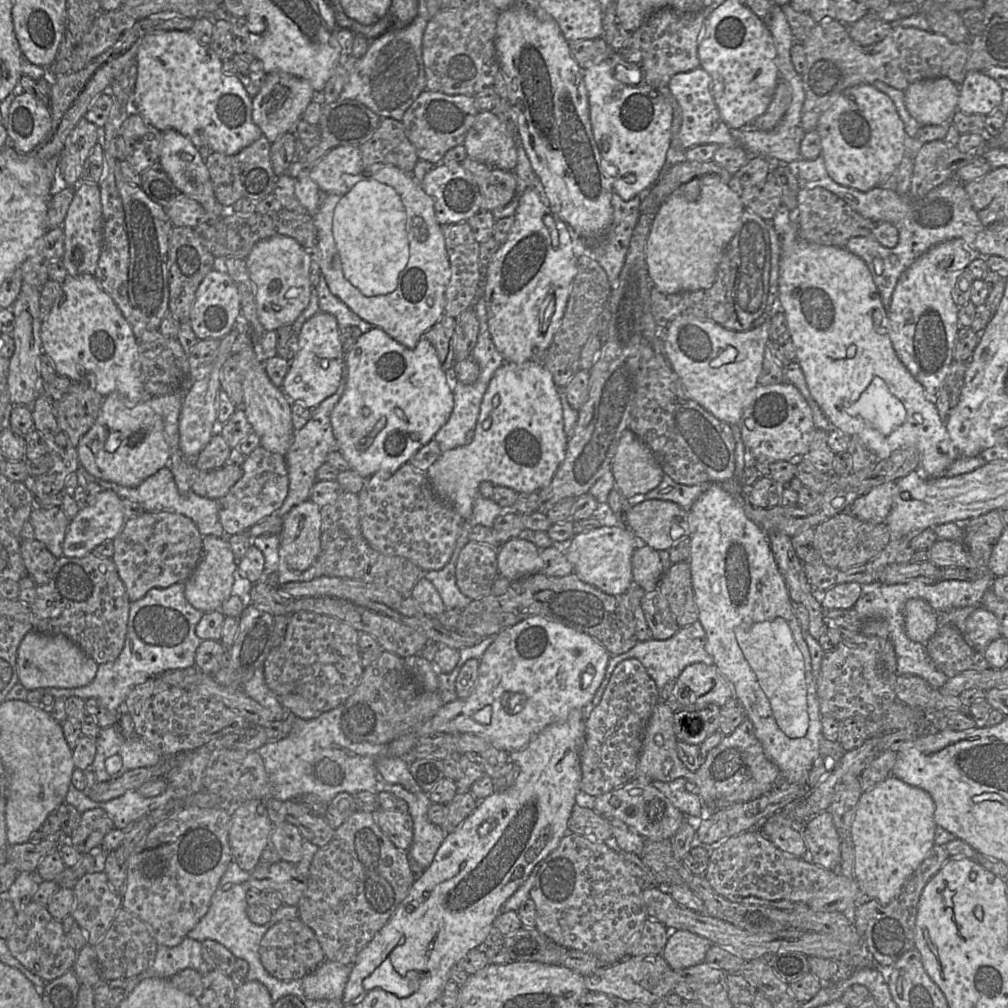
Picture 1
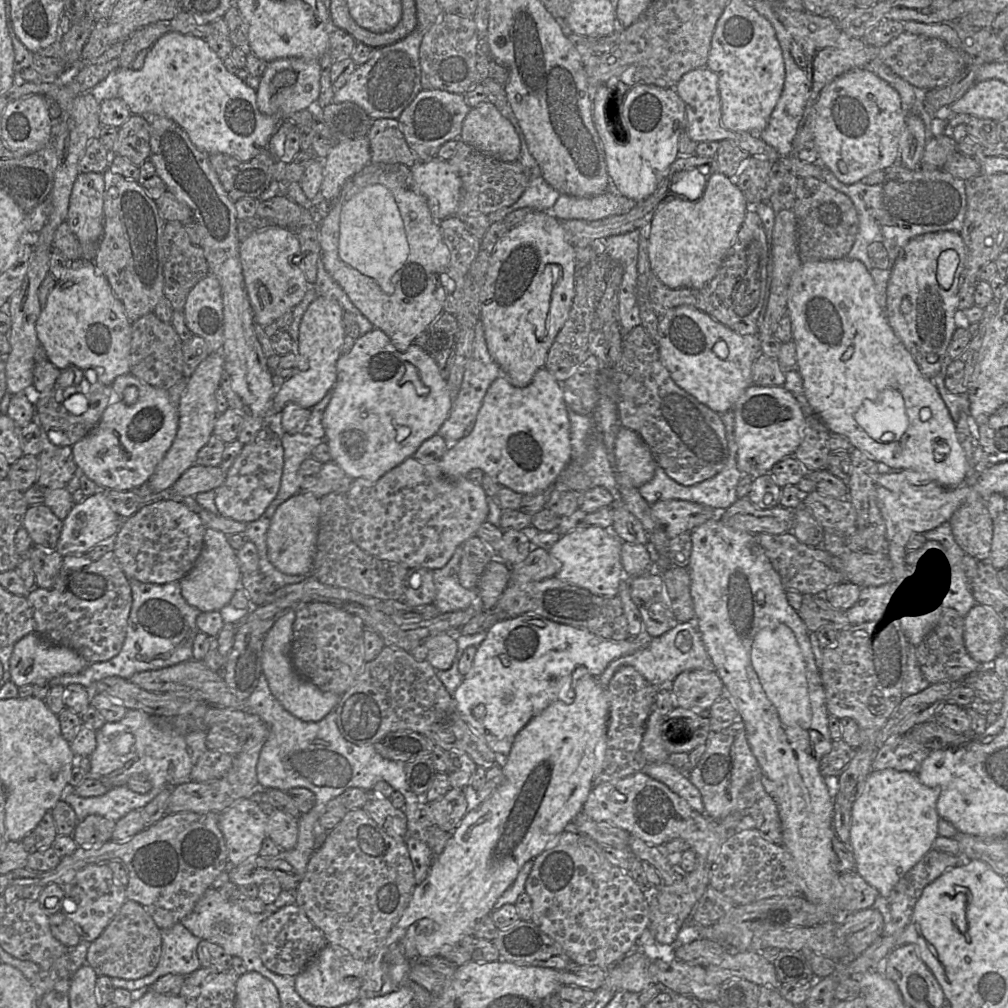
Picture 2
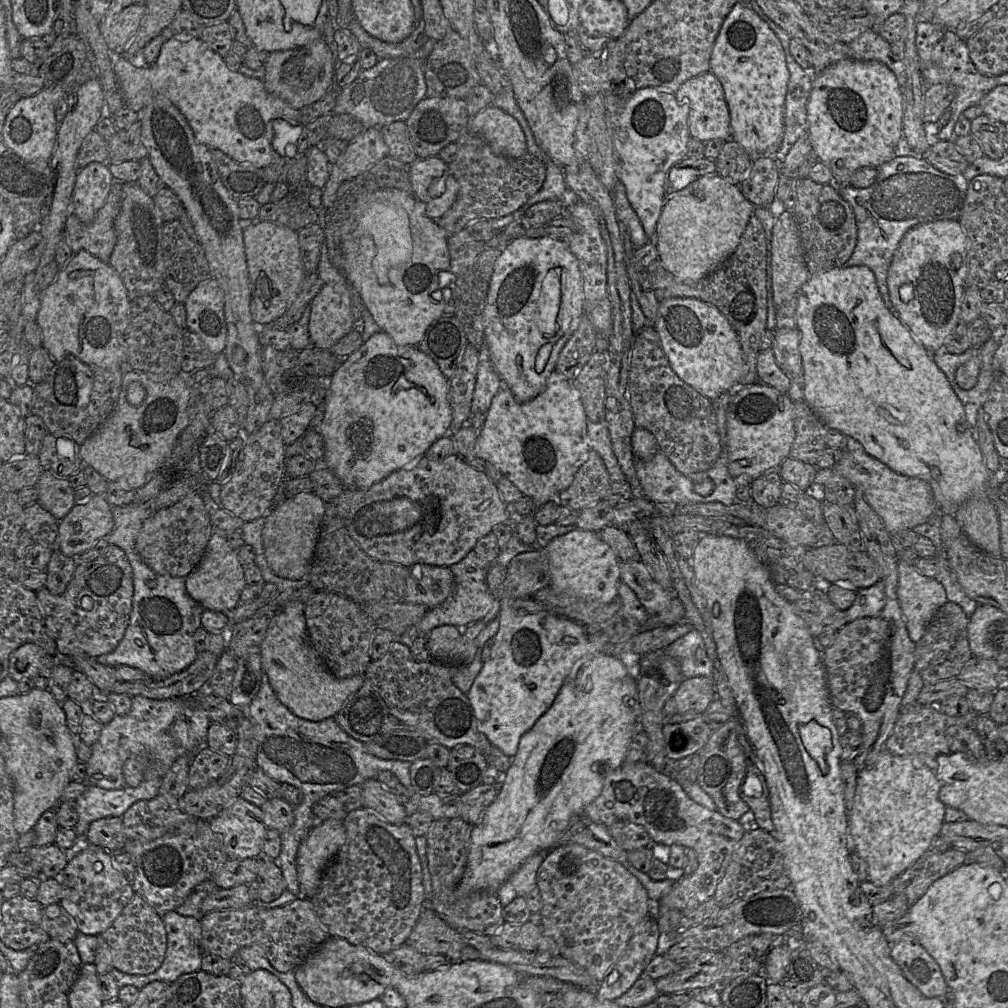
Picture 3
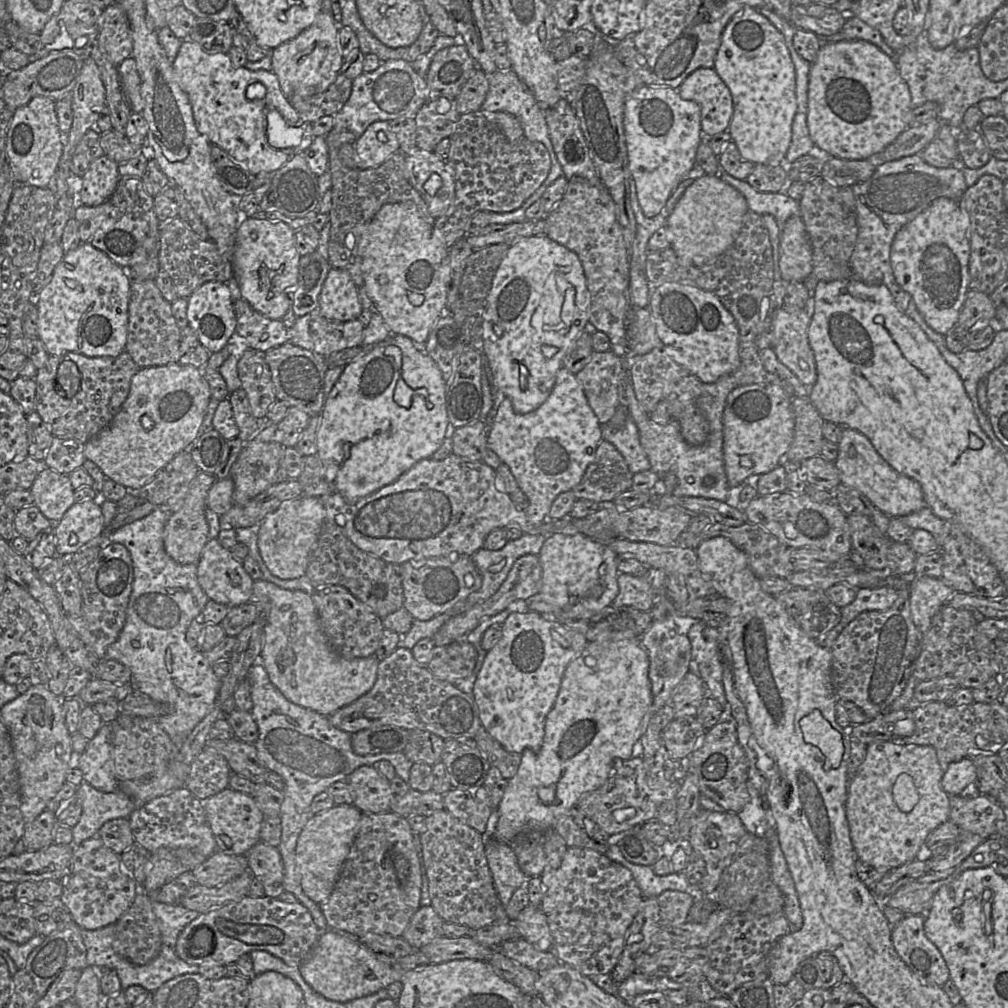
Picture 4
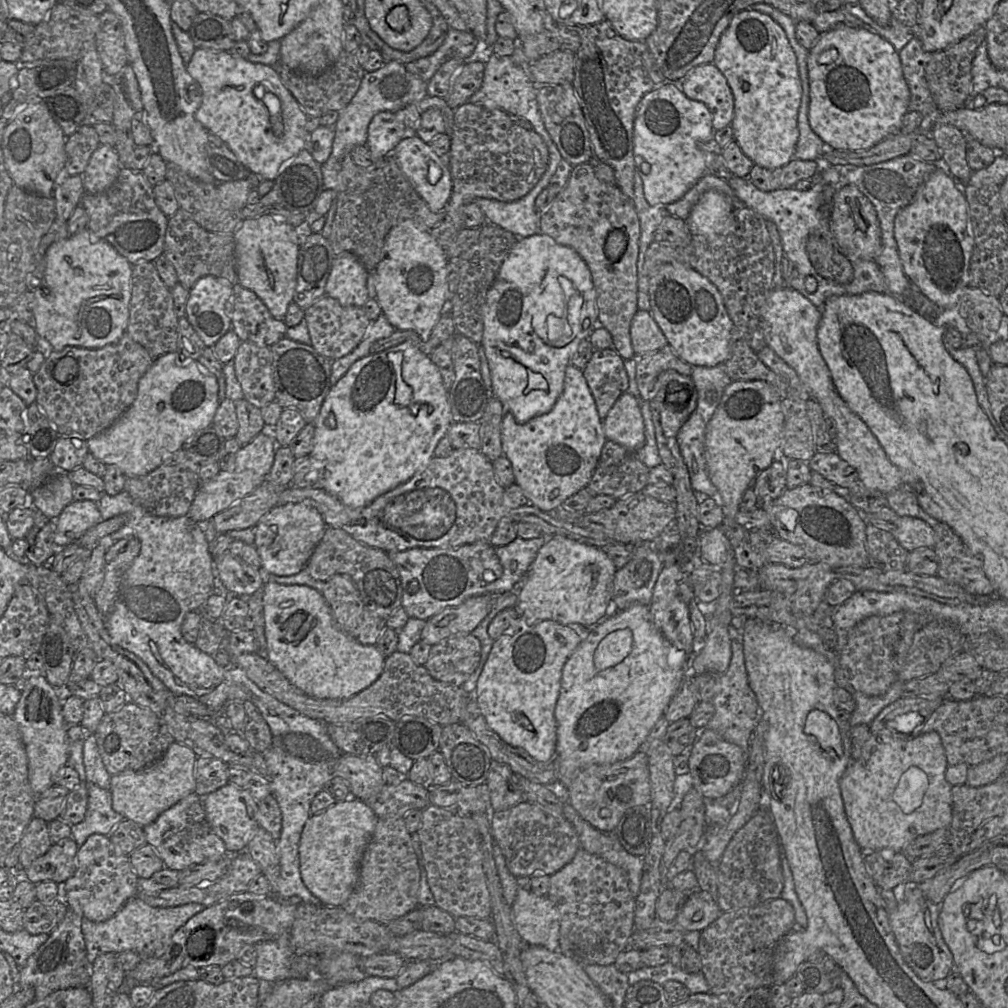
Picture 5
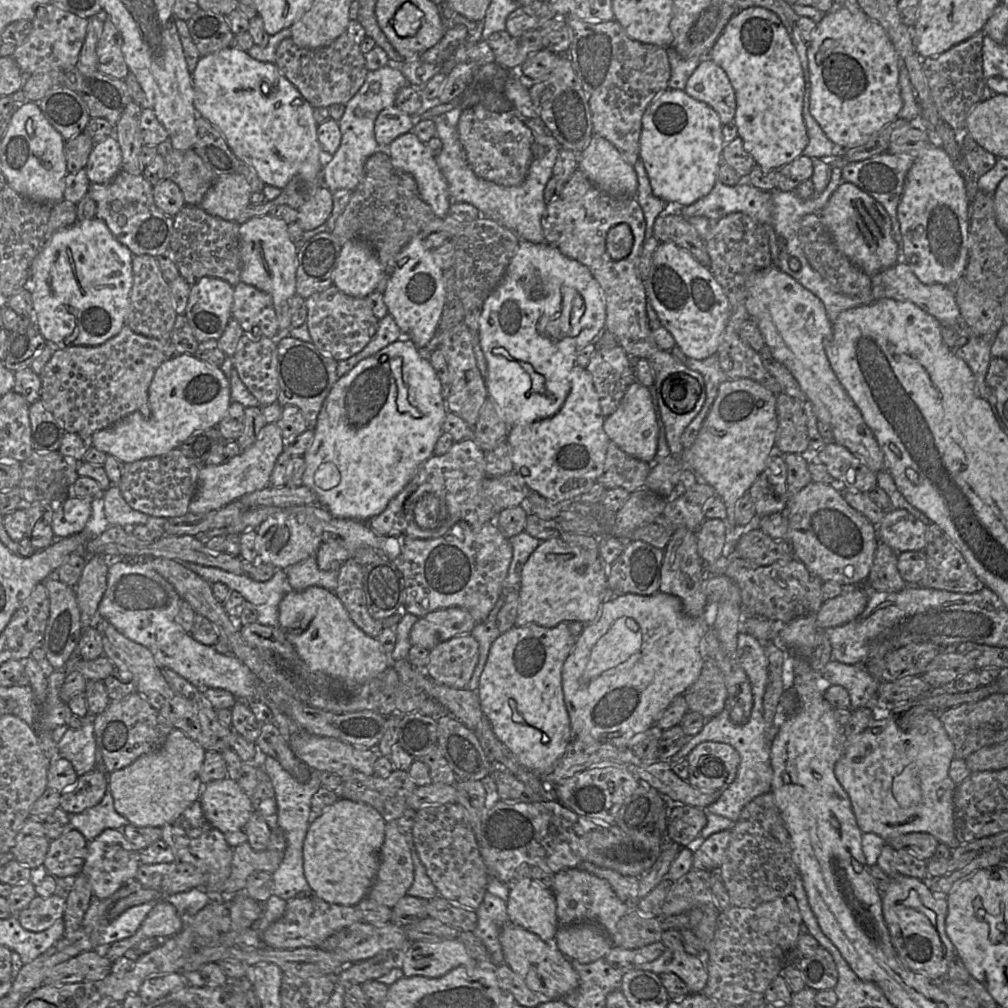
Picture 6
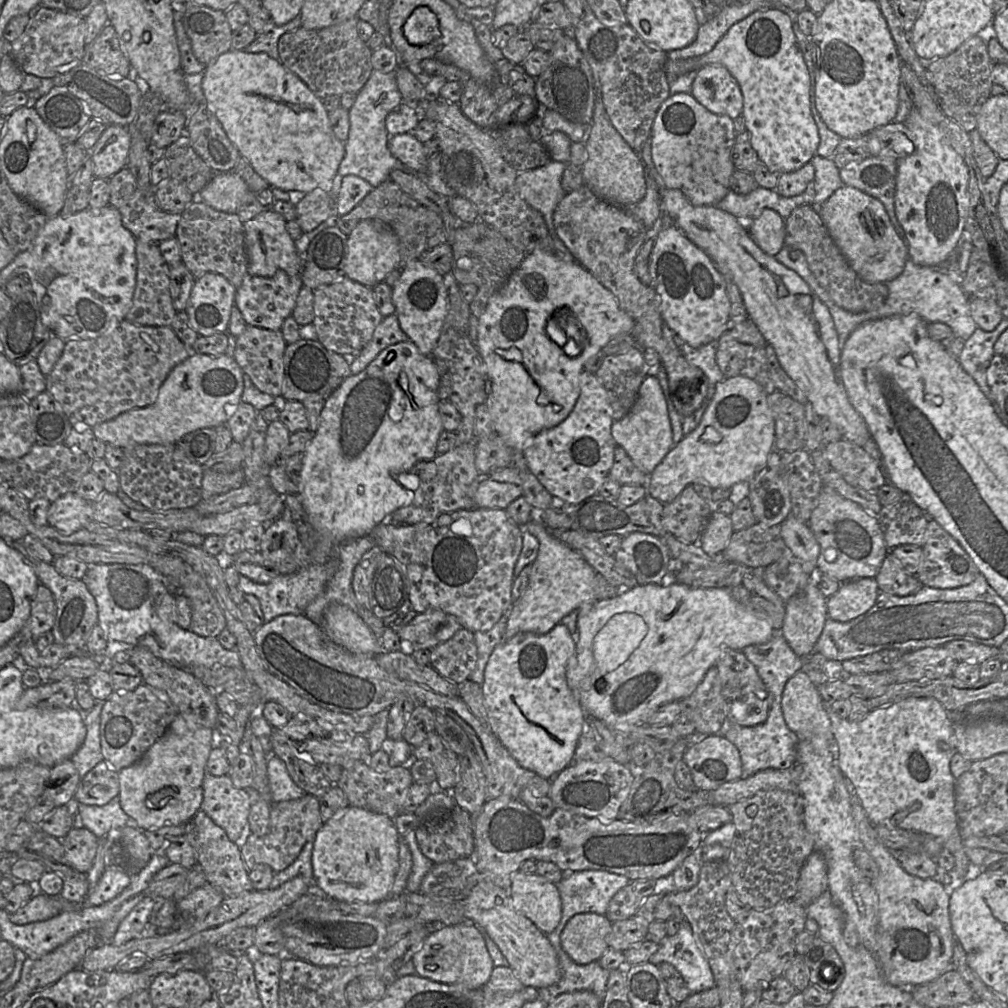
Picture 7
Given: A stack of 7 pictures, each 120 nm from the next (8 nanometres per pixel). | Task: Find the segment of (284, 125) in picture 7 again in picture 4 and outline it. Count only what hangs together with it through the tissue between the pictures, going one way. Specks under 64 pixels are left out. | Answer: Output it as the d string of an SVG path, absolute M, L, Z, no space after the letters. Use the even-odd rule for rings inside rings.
M190 39L182 40L172 65L181 88L189 97L197 130L211 144L225 150L233 160L254 175L260 172L274 173L290 160L291 156L284 150L273 148L268 143L267 113L271 109L277 110L289 125L301 126L303 122L283 94L273 71L236 67L227 53L209 54ZM255 83L262 83L266 87L264 98L247 98L247 88Z

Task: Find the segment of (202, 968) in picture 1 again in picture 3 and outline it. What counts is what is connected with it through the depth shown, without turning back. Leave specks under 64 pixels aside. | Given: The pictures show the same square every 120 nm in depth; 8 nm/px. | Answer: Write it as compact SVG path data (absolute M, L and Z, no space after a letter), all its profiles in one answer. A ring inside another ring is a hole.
M176 910L165 913L162 920L167 934L167 949L162 965L158 970L149 975L130 975L117 969L112 969L110 974L120 988L130 985L140 990L154 981L172 984L184 974L201 970L202 951L200 941L202 931L200 921L194 917L179 915Z

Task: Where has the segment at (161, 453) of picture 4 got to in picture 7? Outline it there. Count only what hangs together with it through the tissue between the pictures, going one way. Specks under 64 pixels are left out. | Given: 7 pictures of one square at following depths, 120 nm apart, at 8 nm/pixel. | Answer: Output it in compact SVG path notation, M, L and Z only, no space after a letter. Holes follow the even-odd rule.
M191 354L170 371L153 404L126 411L111 420L95 425L92 430L95 438L121 448L138 444L176 444L187 433L206 427L215 428L226 423L241 402L242 392L243 372L232 357L226 354L218 357Z

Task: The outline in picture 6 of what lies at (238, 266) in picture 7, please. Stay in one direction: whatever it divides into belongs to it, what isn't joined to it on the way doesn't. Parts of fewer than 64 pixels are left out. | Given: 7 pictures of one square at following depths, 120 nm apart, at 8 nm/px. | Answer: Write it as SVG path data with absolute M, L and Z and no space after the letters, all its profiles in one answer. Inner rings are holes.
M185 204L173 219L169 248L175 255L179 275L191 286L204 276L220 278L236 286L241 274L238 223L208 214L200 206L191 204Z

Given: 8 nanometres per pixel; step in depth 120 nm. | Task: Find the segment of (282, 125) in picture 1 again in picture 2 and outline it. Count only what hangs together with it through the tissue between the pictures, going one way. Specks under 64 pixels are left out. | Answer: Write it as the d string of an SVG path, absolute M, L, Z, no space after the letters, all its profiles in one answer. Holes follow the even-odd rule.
M298 57L279 58L268 62L257 89L257 106L268 116L287 117L309 109L320 95L321 66L319 60Z

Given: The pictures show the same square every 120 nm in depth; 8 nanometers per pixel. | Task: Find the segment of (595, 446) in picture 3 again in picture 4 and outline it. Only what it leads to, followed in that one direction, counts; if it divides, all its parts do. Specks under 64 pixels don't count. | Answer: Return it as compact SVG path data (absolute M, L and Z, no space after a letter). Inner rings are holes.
M632 418L621 426L610 423L601 425L602 440L613 444L624 457L631 473L637 474L650 470L650 462L641 446L638 428Z

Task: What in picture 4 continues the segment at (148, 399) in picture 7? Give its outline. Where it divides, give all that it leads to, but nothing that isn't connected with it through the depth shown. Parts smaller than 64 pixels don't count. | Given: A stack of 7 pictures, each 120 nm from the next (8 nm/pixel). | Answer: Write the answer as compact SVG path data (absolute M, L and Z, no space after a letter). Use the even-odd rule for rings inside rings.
M126 350L117 357L87 357L76 352L63 356L49 355L45 366L38 369L34 377L35 411L54 437L73 437L85 444L107 427L120 411L129 395L131 379L139 370ZM67 359L77 365L81 374L80 389L70 399L59 396L53 387L58 366Z

